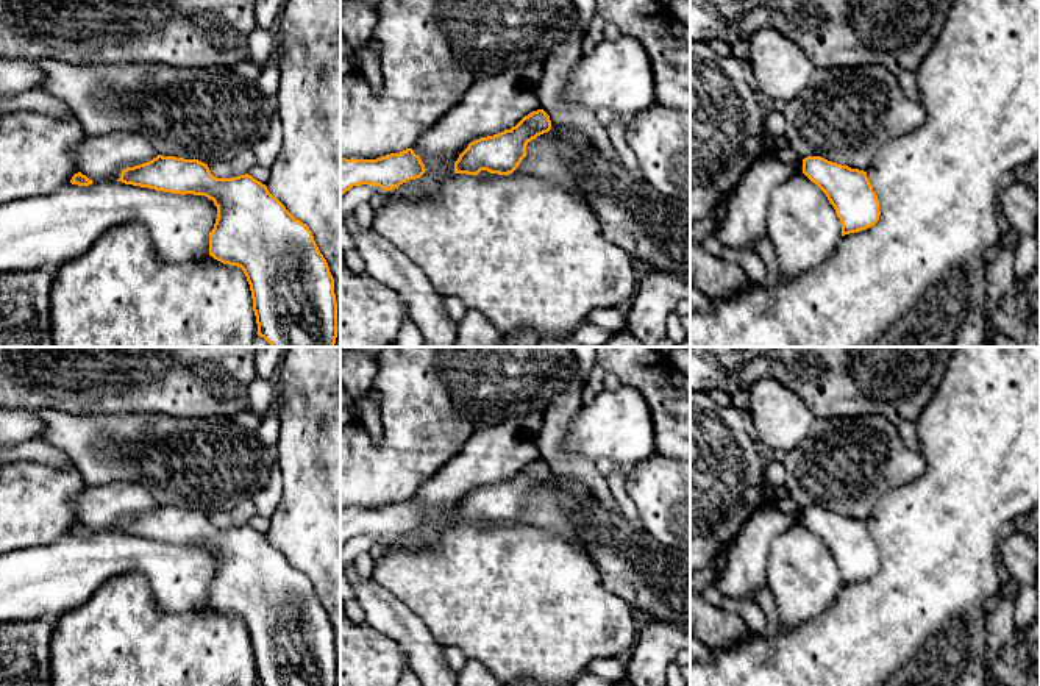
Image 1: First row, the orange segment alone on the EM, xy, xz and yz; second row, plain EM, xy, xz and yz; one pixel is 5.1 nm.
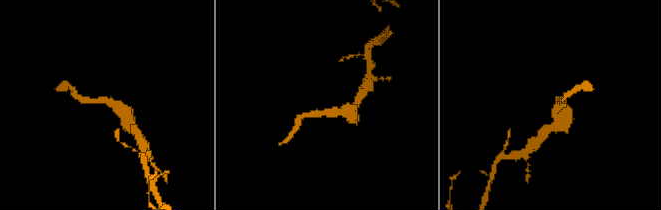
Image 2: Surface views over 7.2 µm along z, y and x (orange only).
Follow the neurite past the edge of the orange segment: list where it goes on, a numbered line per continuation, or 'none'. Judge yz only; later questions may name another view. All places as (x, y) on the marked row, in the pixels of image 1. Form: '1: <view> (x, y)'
none

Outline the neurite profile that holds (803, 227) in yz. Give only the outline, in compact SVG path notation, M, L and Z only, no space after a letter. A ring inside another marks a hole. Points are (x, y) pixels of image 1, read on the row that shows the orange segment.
M801 170L770 194L767 238L781 273L793 277L829 259L842 239L842 223L826 194Z

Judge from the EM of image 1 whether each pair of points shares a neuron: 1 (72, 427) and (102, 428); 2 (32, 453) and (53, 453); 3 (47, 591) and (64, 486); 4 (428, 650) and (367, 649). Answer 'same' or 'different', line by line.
1: same
2: same
3: different
4: different

